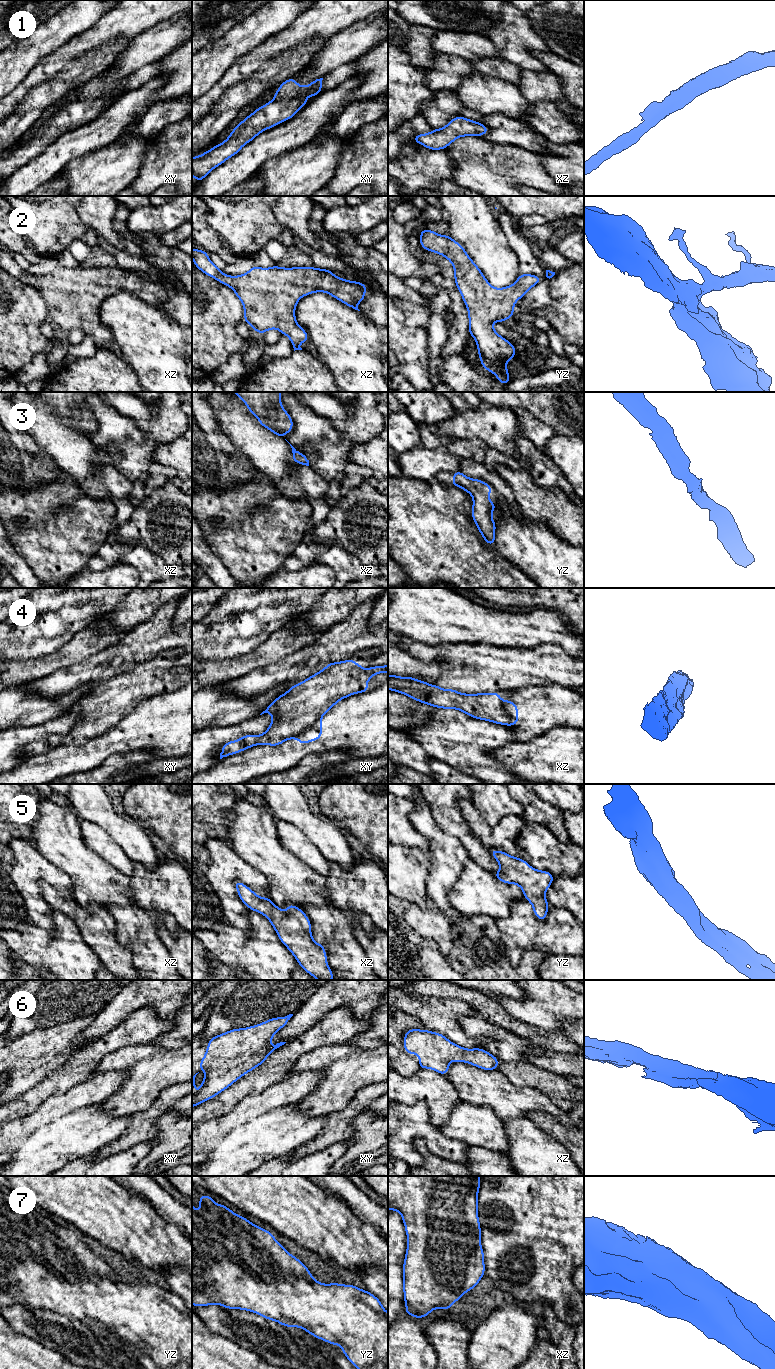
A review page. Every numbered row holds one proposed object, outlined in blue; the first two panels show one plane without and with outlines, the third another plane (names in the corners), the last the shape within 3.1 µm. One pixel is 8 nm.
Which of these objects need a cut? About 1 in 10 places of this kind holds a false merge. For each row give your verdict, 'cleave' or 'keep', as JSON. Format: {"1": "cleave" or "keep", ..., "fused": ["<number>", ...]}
{"1": "keep", "2": "keep", "3": "keep", "4": "cleave", "5": "keep", "6": "keep", "7": "keep", "fused": ["4"]}

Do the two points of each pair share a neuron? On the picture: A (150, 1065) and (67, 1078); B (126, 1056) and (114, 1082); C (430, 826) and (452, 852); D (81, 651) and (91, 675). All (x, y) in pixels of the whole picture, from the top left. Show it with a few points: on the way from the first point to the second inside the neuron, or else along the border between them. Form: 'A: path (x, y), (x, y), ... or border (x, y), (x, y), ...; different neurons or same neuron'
A: border (106, 1054), (100, 1060), (92, 1075); different neurons
B: border (95, 1074), (123, 1071), (127, 1075); different neurons
C: path (432, 832), (446, 846); same neuron
D: border (103, 649), (80, 661), (63, 667); different neurons

